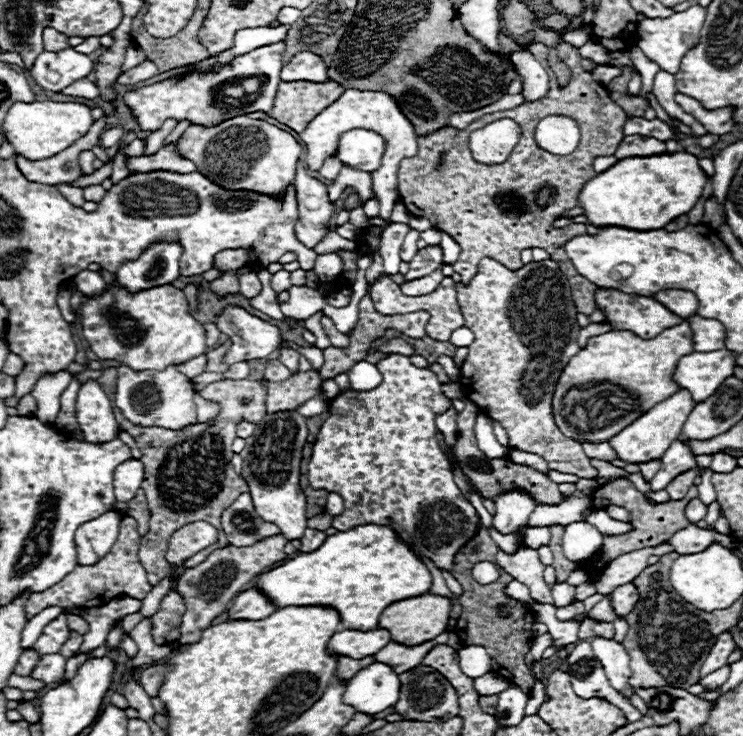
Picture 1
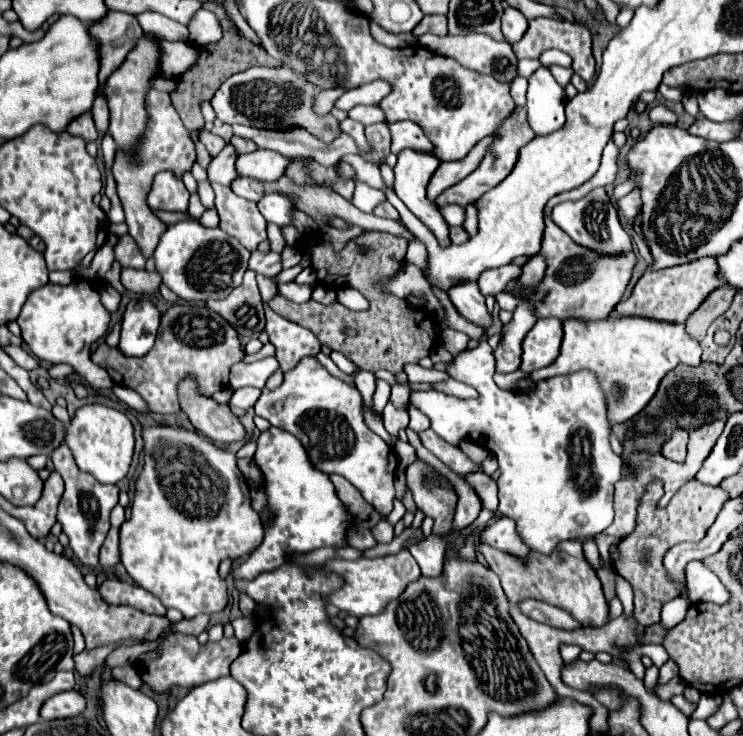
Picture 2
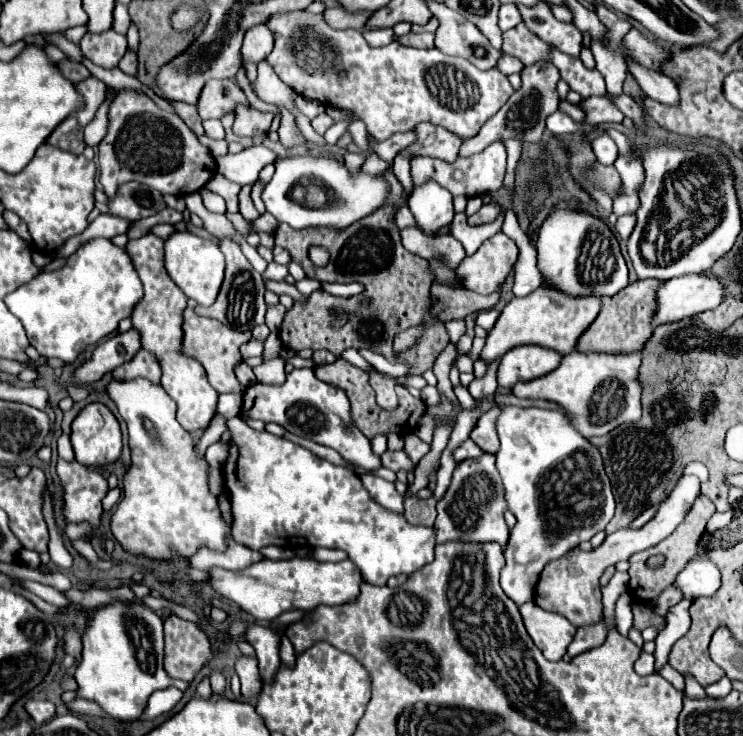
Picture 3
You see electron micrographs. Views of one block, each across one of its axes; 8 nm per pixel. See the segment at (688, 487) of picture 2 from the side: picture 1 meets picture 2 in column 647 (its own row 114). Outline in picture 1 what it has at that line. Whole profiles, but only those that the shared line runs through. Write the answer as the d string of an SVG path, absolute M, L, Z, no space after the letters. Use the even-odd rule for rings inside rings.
M562 42L558 46L558 58L572 69L569 83L560 86L556 74L550 68L546 68L550 76L548 94L536 102L526 102L506 112L506 118L512 118L522 128L522 136L506 162L492 164L492 166L478 164L476 160L472 160L468 148L470 132L468 130L458 132L444 126L442 130L430 136L420 136L418 154L414 158L404 158L400 162L398 192L408 212L412 212L412 208L422 210L422 212L412 212L412 216L428 218L436 230L448 232L460 244L462 252L454 262L454 270L462 276L462 284L468 284L474 278L474 272L478 270L482 258L492 258L510 270L518 270L523 266L522 250L542 248L550 254L550 258L560 266L560 270L568 278L576 310L584 314L592 314L596 310L596 302L594 302L596 284L580 276L564 252L566 240L584 234L586 228L582 224L568 224L568 228L554 228L552 224L558 218L562 218L566 210L578 206L578 194L582 186L598 176L592 168L594 158L610 156L616 152L620 140L624 138L622 126L626 114L620 106L610 100L606 88L598 84L590 72L582 70L580 52L576 48ZM552 114L570 116L578 122L582 132L582 142L578 144L574 154L556 156L542 150L536 144L534 130L538 122ZM440 152L444 152L446 164L440 170L436 170ZM542 182L556 184L558 190L558 196L544 210L540 210L534 204L534 194L532 194Z

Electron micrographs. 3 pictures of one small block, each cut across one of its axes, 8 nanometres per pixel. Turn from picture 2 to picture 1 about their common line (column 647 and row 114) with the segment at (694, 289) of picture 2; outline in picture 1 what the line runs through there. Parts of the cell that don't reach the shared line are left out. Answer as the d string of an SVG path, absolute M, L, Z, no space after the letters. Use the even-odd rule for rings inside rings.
M334 80L280 82L278 96L274 100L274 108L270 116L290 126L294 132L302 132L308 126L308 122L328 104L336 102L342 92L344 86L340 86Z

